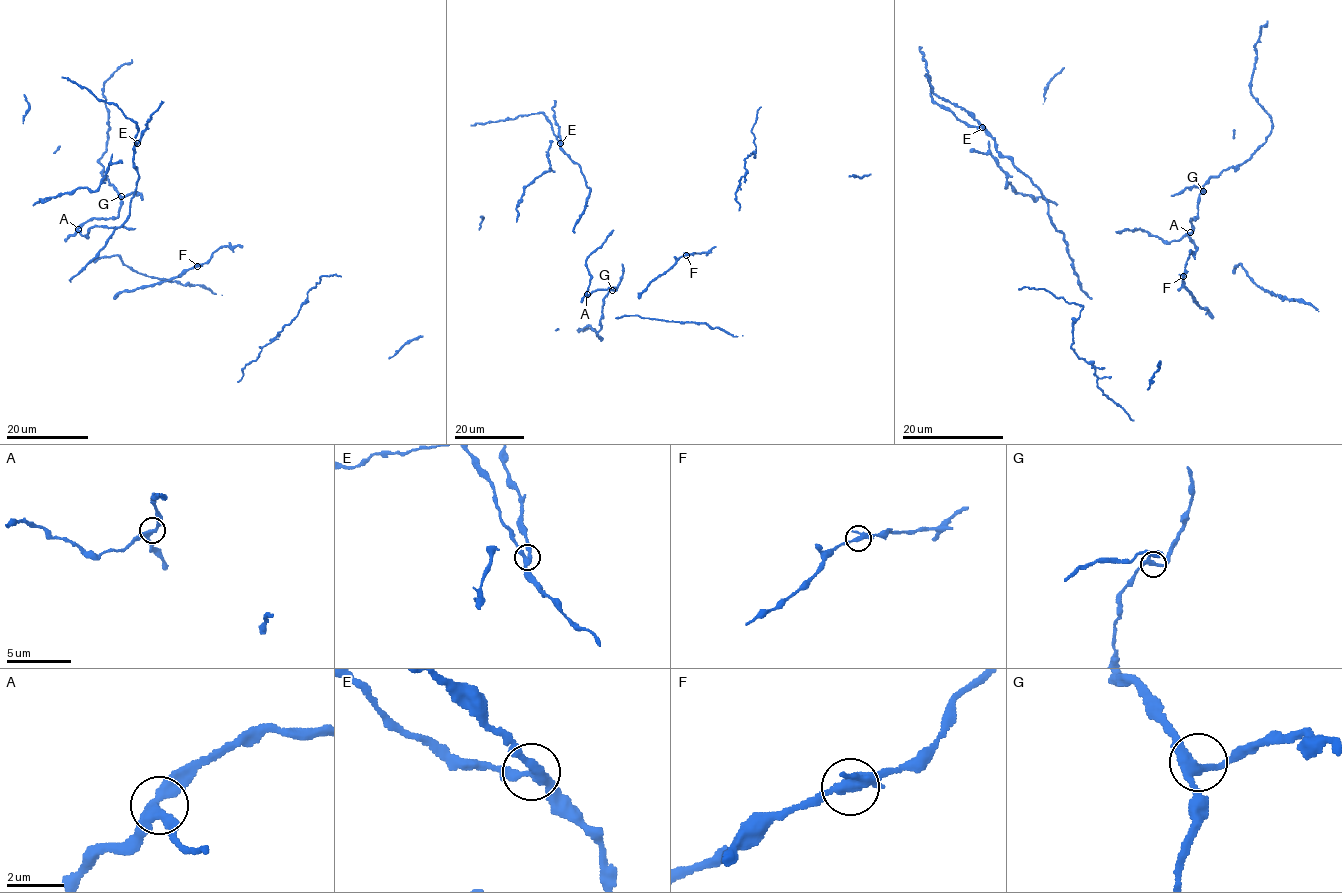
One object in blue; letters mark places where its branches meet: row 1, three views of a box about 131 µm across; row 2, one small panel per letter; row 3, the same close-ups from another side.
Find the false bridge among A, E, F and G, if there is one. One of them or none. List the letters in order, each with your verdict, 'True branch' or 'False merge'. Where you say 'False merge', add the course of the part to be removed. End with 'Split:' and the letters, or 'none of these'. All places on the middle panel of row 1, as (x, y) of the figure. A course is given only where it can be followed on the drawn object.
A: True branch
E: True branch
F: True branch
G: True branch
Split: none of these

